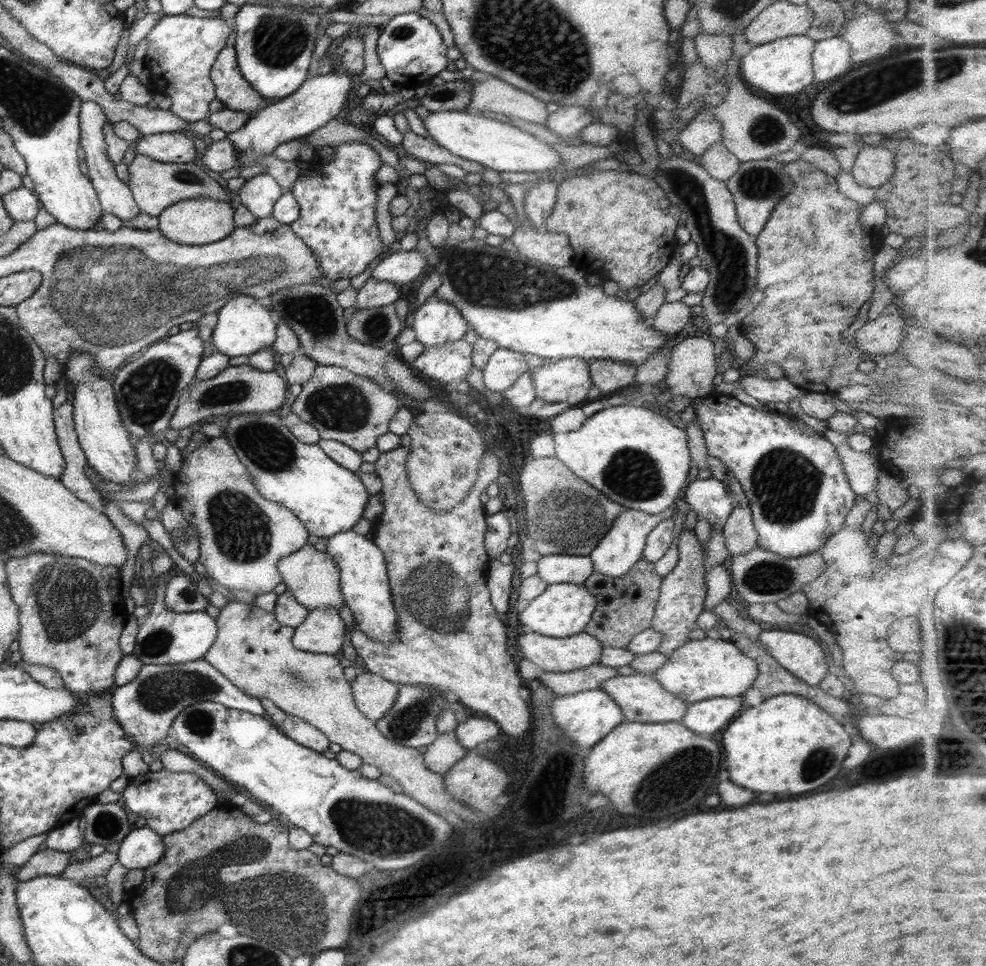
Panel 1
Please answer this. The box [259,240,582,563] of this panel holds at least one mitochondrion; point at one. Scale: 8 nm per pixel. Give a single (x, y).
(482, 280)

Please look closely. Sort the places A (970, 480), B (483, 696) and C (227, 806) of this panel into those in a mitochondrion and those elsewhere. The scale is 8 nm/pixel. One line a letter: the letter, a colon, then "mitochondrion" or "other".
A: other
B: other
C: other

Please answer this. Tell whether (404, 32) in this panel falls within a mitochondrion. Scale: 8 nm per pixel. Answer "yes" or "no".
yes

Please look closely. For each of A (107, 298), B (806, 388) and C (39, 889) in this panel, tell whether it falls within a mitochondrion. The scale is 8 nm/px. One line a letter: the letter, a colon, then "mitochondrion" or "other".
A: mitochondrion
B: other
C: other

